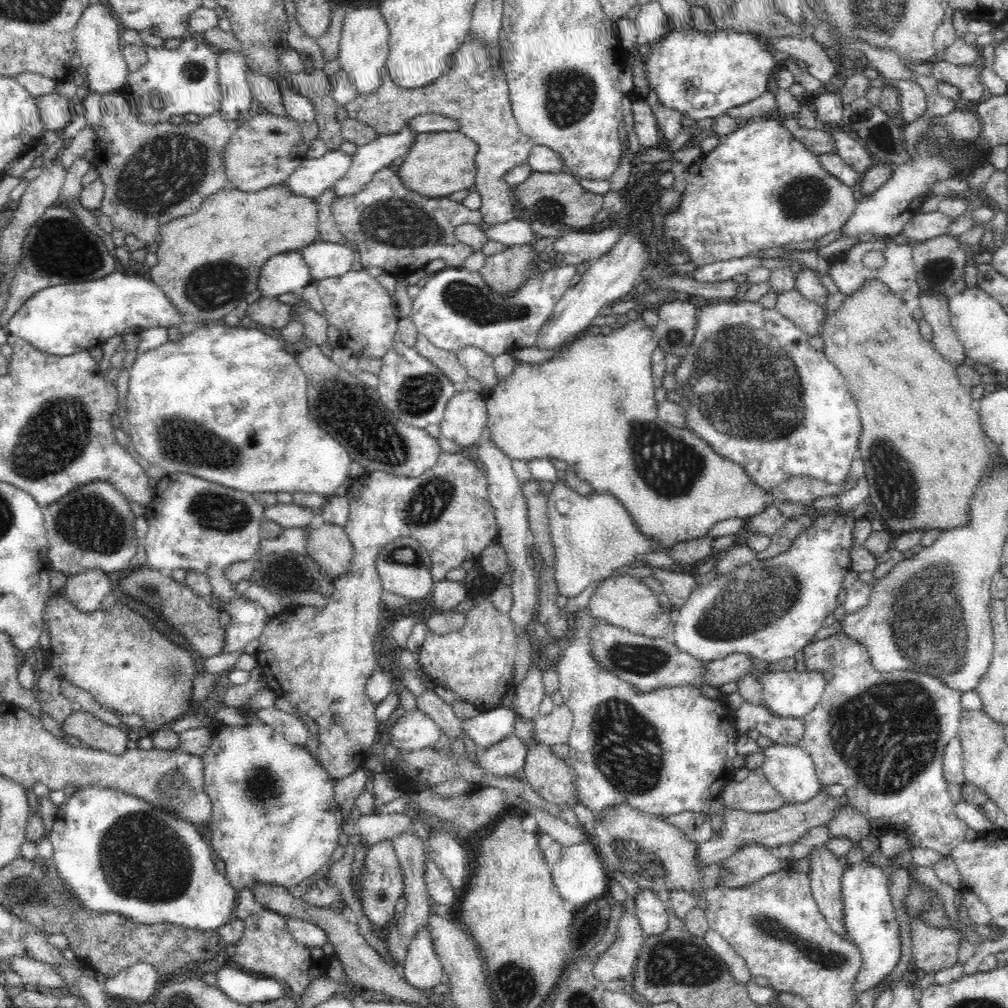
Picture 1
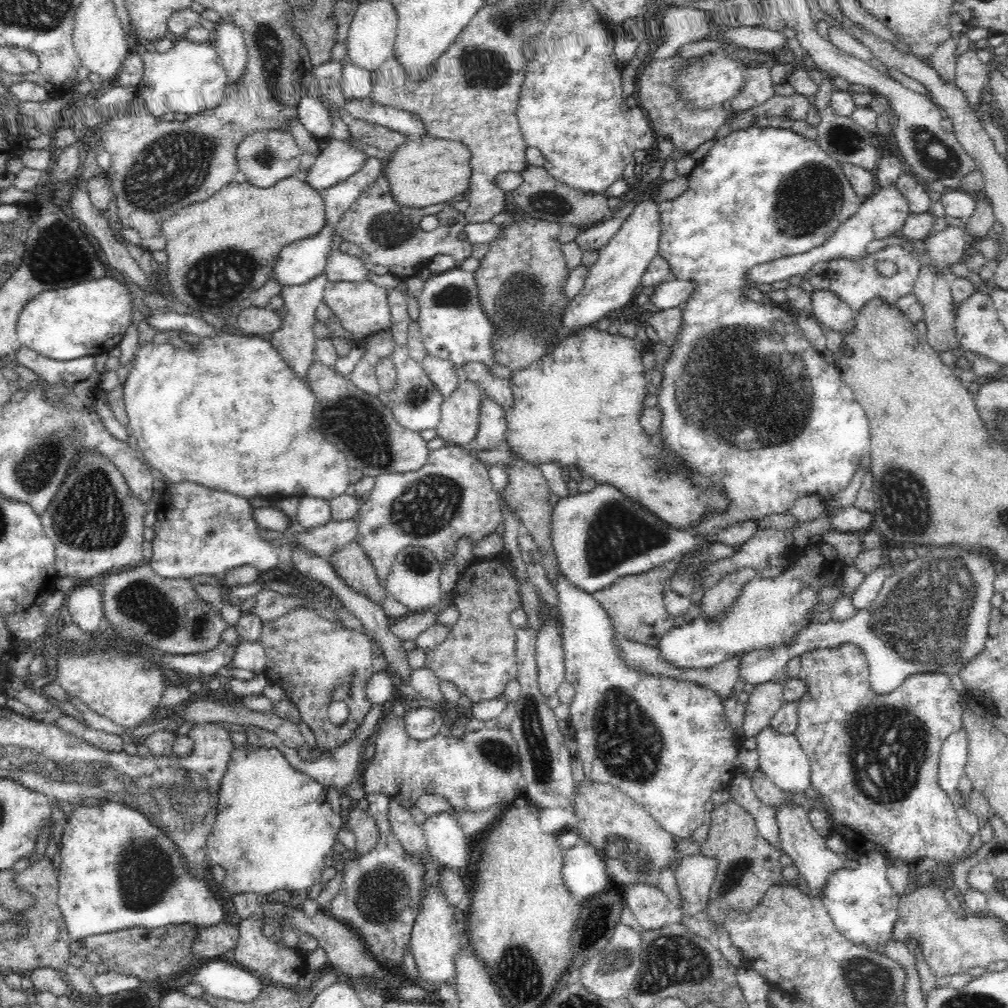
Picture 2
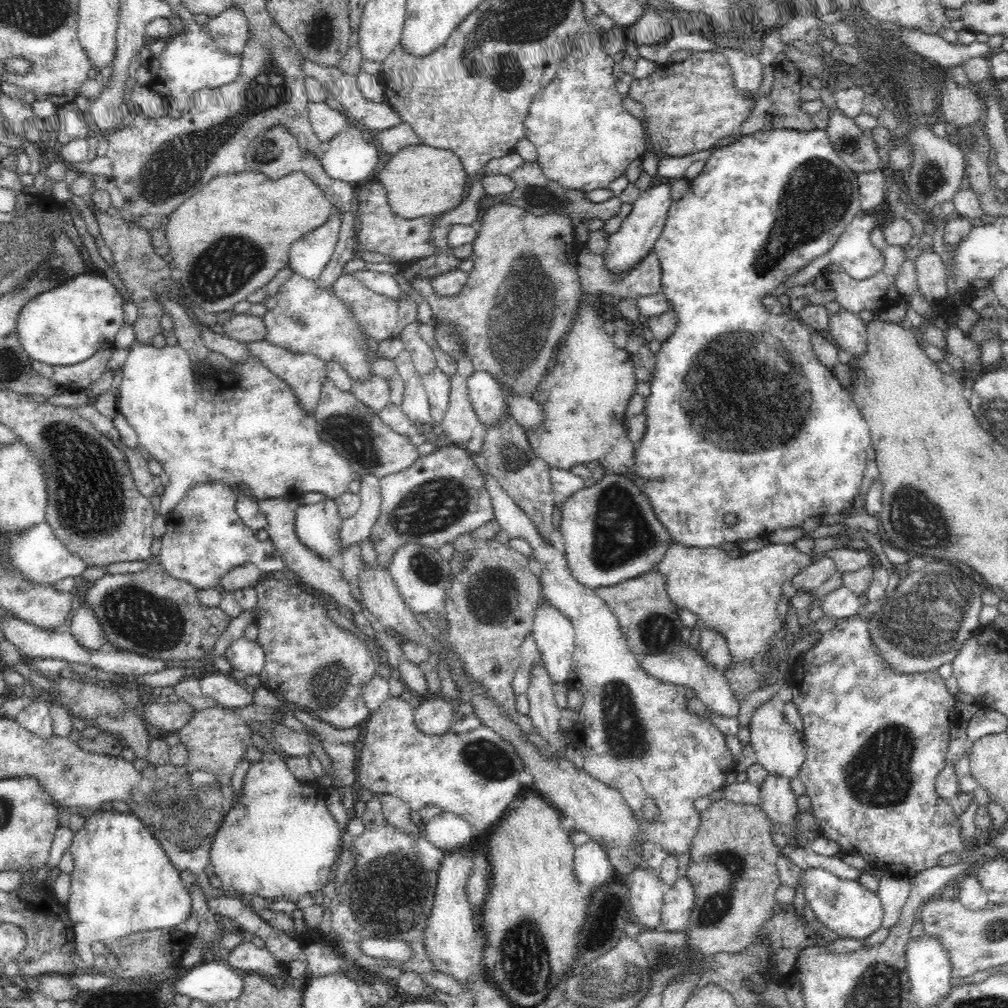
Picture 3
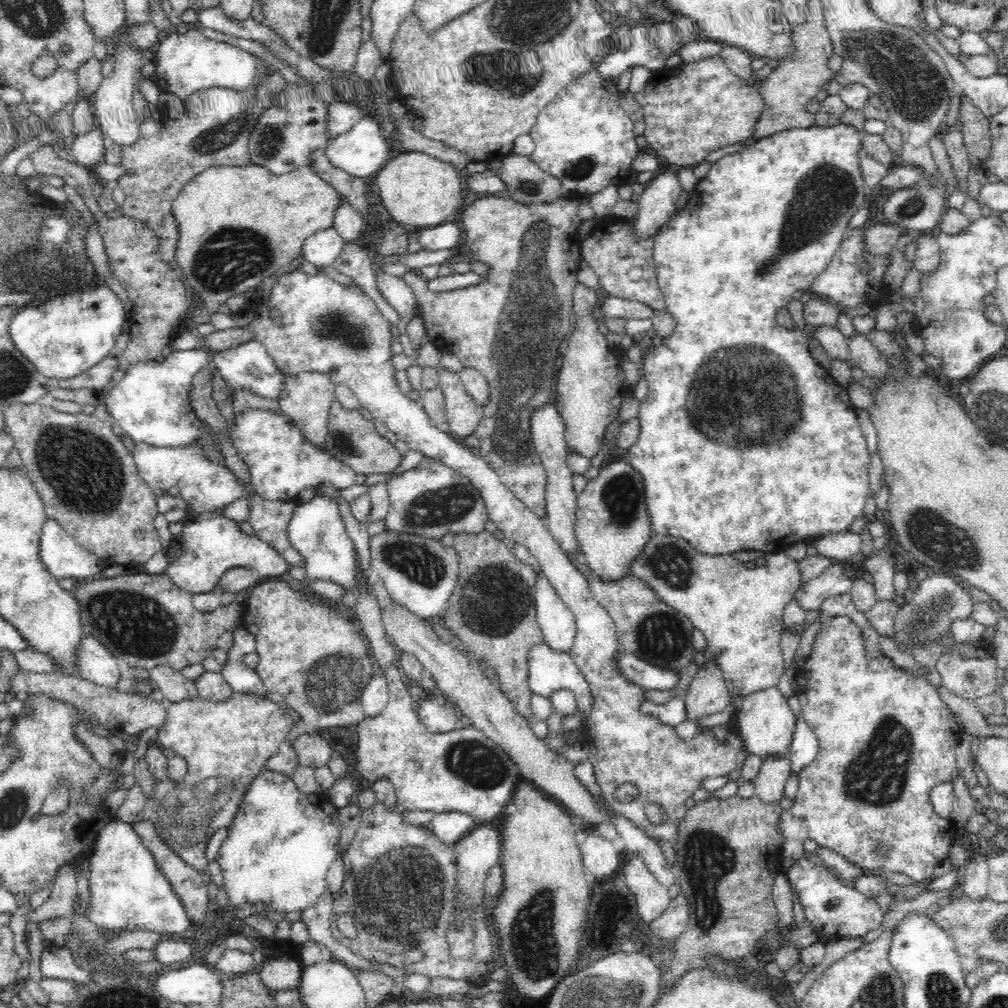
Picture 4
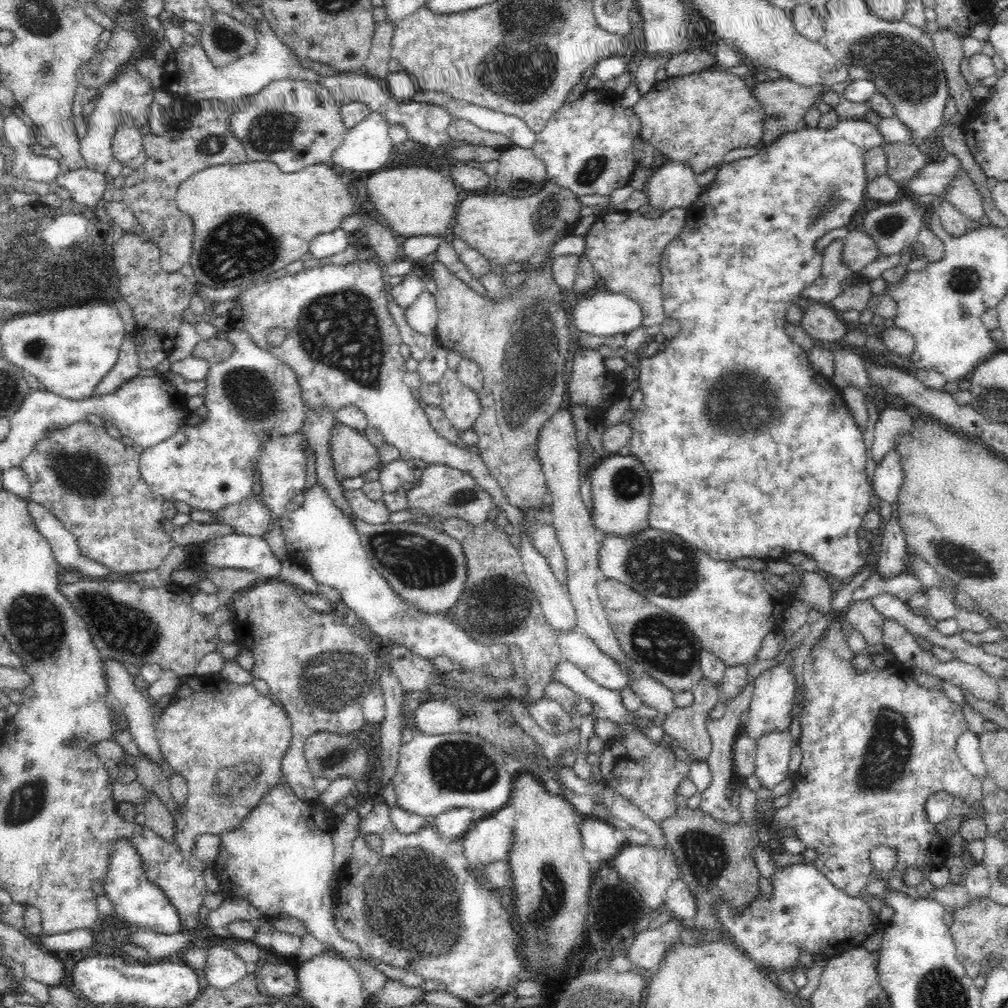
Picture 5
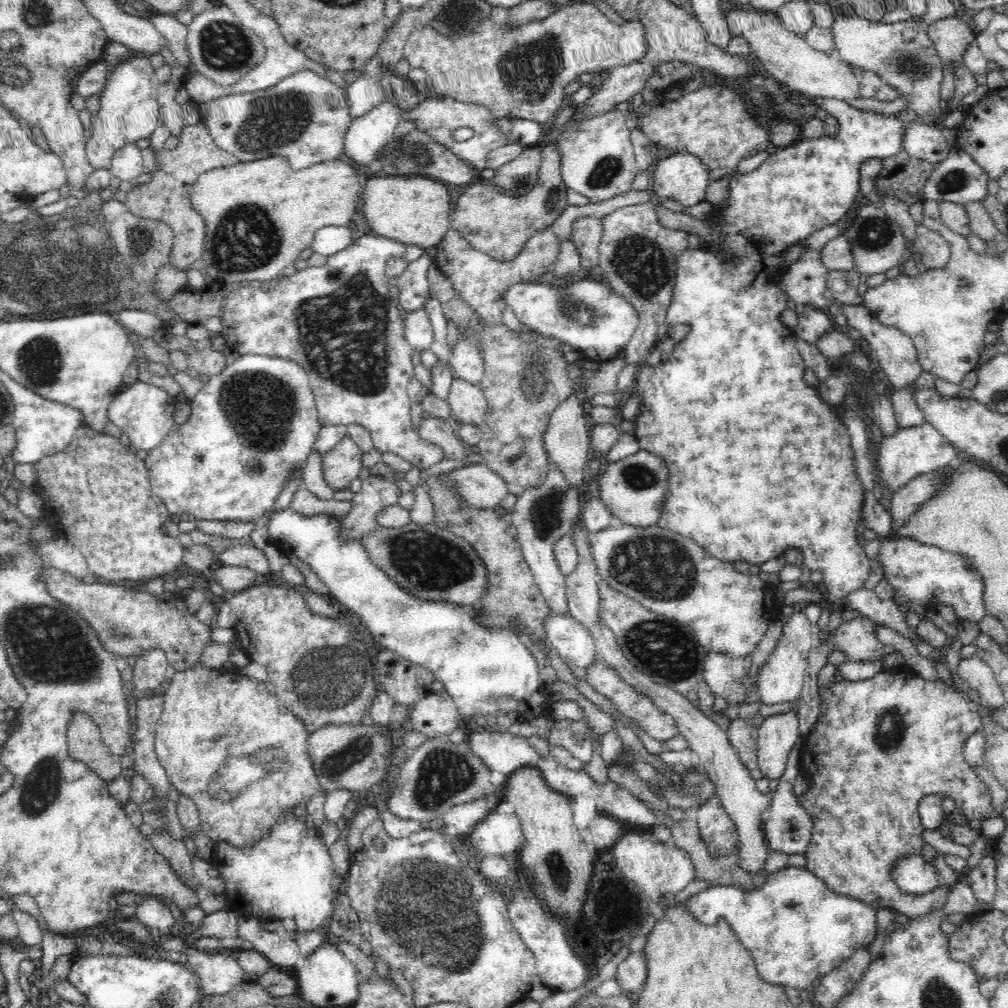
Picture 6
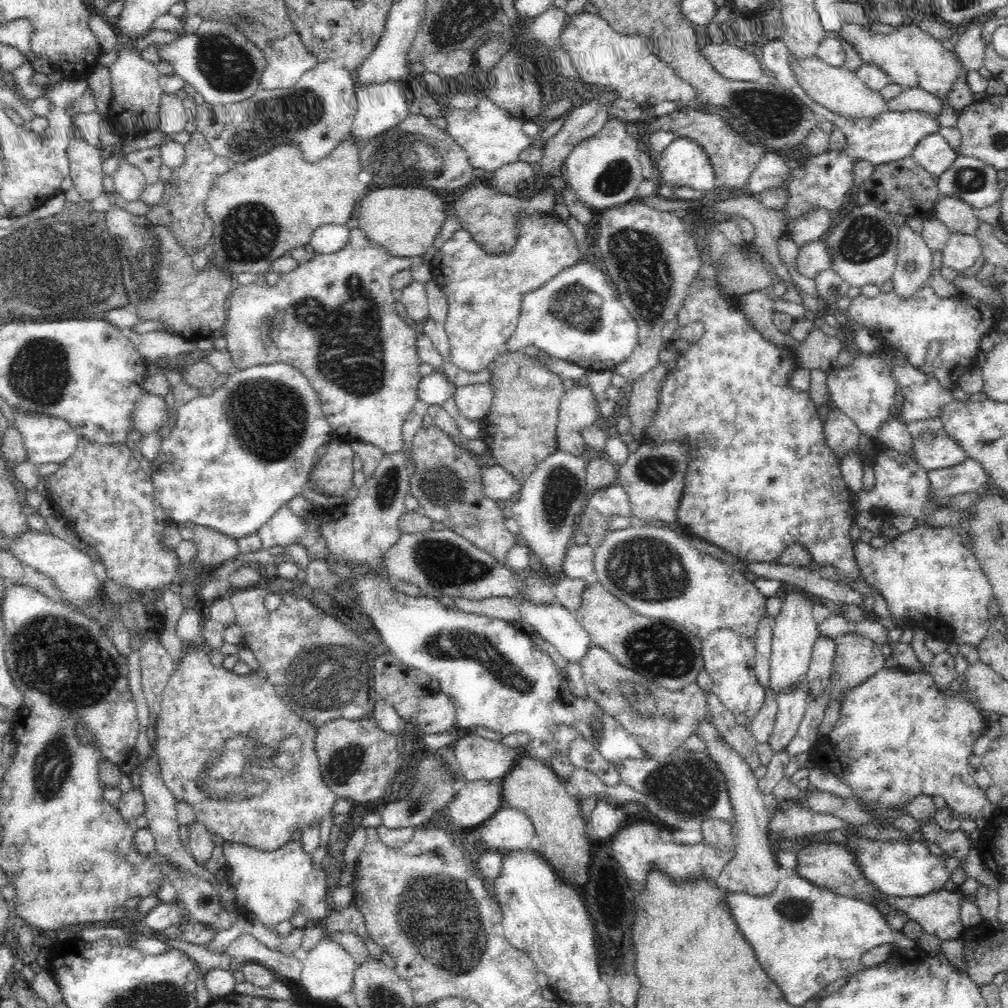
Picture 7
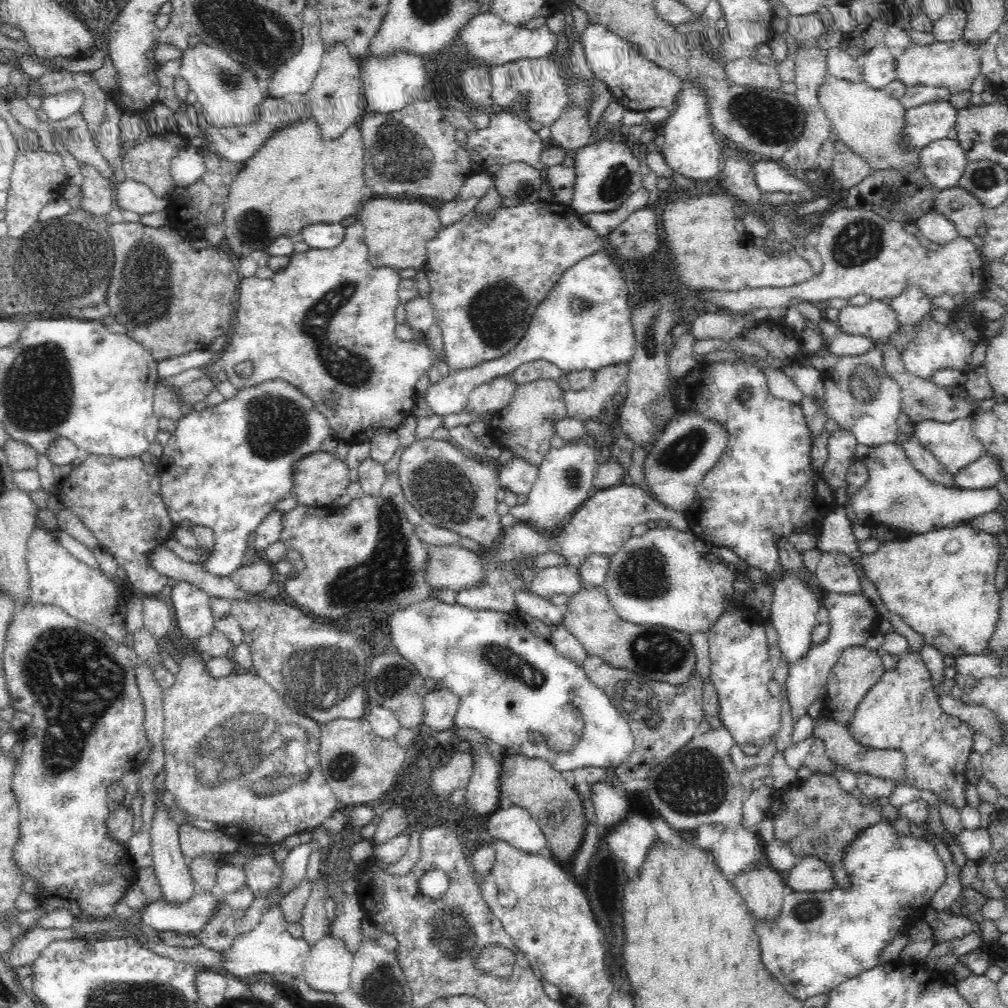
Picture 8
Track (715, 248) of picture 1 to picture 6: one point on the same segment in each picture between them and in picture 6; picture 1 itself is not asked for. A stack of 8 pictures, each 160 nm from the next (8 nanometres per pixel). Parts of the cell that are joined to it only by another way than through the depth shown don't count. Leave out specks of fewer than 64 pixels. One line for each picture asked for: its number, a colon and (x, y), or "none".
2: (760, 194)
3: (763, 207)
4: (725, 465)
5: (751, 454)
6: (730, 413)

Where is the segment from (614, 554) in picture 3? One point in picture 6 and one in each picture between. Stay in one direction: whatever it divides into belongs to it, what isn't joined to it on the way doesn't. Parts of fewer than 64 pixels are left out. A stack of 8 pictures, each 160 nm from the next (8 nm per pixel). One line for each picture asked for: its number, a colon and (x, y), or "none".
4: (612, 522)
5: (621, 488)
6: (633, 489)

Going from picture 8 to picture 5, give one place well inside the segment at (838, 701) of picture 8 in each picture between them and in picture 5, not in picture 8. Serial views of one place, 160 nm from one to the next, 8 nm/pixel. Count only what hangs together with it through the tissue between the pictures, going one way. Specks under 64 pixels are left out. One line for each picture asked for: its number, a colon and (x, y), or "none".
5: (861, 615)
6: (856, 638)
7: (857, 657)

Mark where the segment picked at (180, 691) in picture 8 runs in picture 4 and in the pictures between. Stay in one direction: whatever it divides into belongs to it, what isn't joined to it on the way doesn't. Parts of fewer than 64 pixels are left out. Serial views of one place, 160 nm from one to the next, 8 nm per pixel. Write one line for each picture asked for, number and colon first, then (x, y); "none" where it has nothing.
4: (226, 744)
5: (227, 740)
6: (225, 740)
7: (230, 745)

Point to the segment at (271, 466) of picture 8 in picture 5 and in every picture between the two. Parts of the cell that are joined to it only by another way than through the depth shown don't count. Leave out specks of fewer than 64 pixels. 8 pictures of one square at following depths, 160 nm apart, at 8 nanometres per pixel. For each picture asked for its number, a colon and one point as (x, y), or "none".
5: (252, 395)
6: (254, 423)
7: (236, 454)

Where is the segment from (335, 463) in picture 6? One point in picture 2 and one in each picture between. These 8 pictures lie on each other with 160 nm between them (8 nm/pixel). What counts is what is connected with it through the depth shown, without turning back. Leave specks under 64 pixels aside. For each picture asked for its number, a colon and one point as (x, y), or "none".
2: (374, 448)
3: (372, 448)
4: (352, 438)
5: (352, 454)

